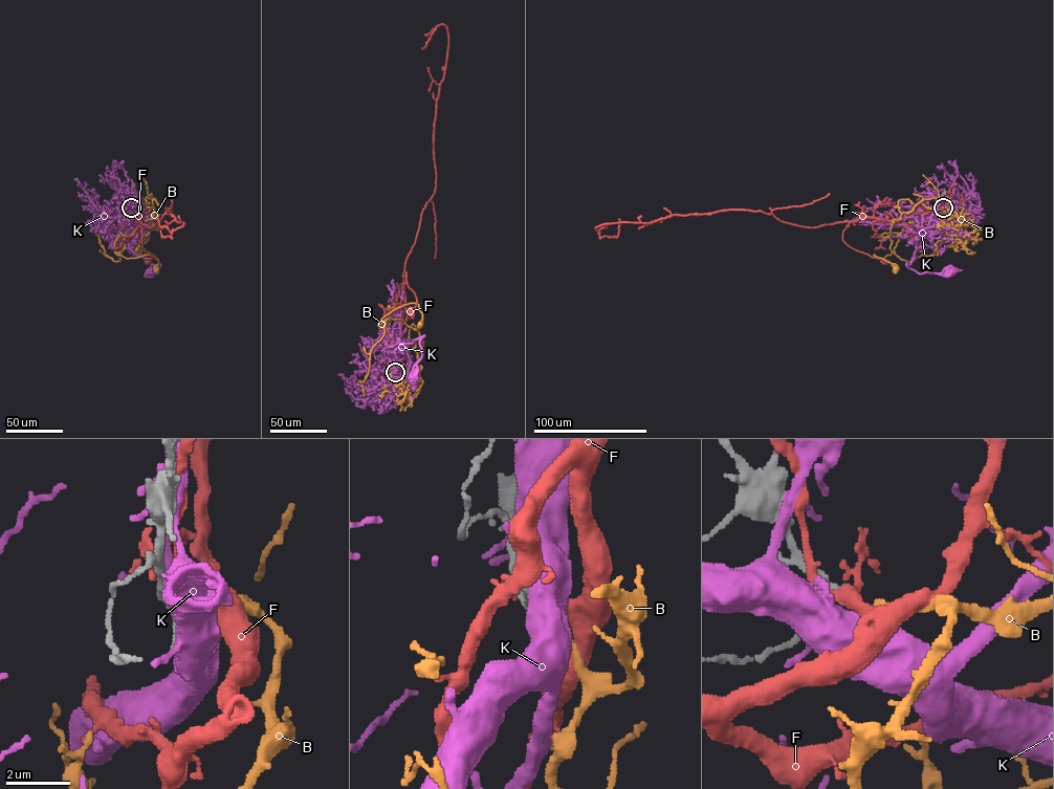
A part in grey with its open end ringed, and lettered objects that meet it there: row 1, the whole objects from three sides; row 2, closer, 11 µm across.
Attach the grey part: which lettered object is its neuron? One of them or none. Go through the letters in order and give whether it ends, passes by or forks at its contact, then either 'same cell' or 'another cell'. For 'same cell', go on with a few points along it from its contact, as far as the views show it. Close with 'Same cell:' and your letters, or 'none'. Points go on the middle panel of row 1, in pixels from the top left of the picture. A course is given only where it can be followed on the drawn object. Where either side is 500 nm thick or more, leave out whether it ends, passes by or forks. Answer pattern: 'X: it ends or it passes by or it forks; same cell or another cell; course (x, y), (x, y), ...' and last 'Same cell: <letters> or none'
B: it ends; same cell; course (395, 372), (390, 363), (385, 329), (378, 322), (394, 309), (417, 303), (422, 314), (420, 325)
F: it forks; another cell
K: another cell
Same cell: B

